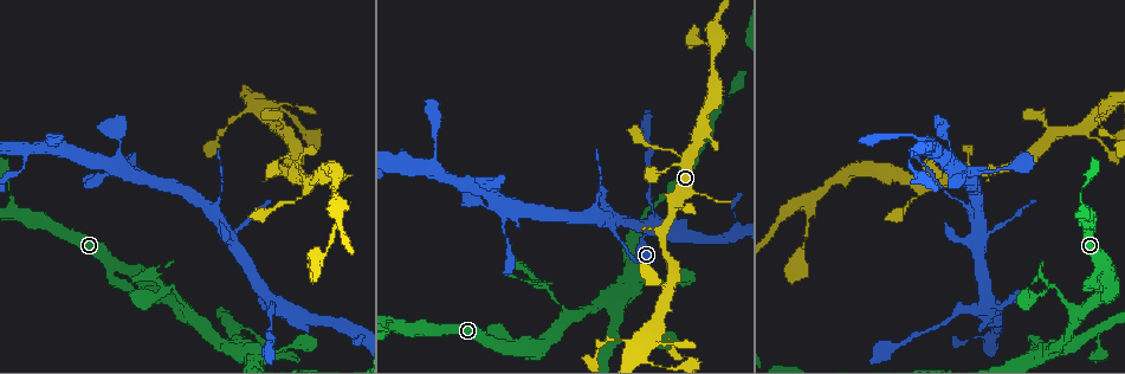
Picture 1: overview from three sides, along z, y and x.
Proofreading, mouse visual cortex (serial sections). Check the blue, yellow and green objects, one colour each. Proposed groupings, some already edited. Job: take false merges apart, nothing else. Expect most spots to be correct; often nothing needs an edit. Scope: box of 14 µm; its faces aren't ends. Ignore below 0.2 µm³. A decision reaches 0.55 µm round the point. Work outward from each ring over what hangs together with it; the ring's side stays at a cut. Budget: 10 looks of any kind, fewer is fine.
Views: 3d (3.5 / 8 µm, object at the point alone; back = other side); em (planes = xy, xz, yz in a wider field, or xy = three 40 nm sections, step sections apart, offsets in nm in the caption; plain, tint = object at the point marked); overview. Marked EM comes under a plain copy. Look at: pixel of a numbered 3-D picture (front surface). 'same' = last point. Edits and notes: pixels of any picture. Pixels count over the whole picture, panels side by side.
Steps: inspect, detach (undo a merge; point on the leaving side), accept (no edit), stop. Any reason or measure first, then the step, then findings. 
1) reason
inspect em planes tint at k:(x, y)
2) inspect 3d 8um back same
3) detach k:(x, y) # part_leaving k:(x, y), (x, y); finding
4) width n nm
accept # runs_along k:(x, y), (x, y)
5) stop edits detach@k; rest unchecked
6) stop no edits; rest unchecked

three arms meet
inspect 3d 3.5um back at 1:(278, 304)

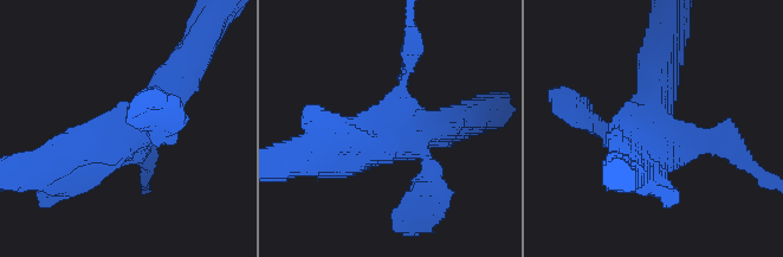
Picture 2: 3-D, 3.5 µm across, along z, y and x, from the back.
shape alone is not enough
inspect em planes tint at 2:(644, 134)

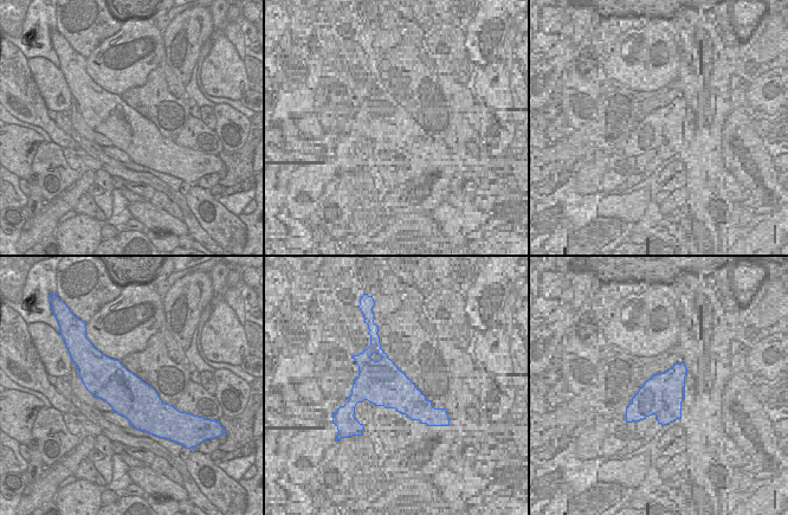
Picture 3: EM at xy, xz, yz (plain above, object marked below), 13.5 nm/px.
accept # runs_along 2:(164, 126), (150, 119), (63, 173); continuous, no second cell

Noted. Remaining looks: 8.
three arms meet
inspect 3d 3.5um at 1:(1055, 345)

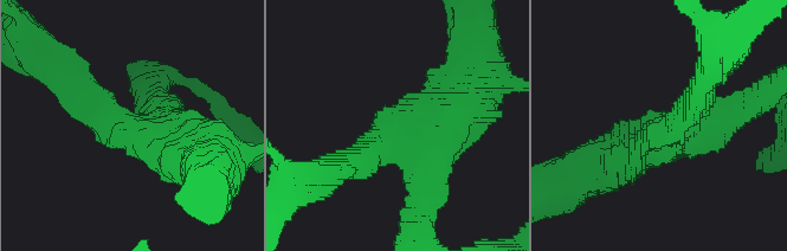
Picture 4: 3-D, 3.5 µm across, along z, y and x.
inspect em xy step 2 tint at 4:(409, 137)

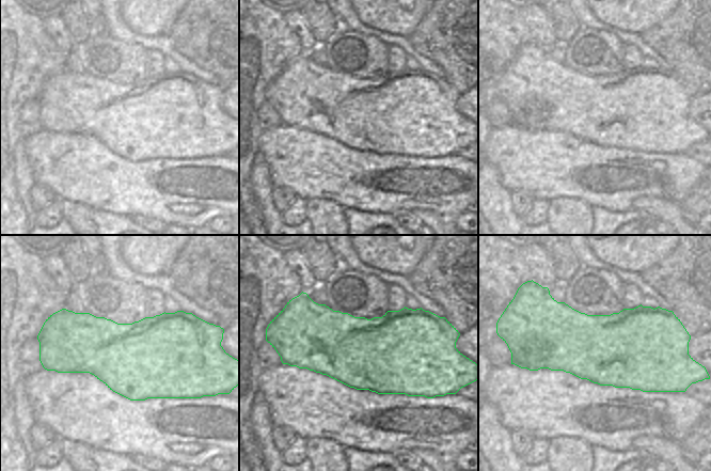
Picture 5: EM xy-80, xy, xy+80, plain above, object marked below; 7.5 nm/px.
arm_widths 400, 500, 600 nm
accept # runs_along 4:(348, 163), (432, 133), (469, 94); continuous, no second cell

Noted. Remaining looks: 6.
abrupt turn
inspect 3d 3.5um at 1:(1052, 287)

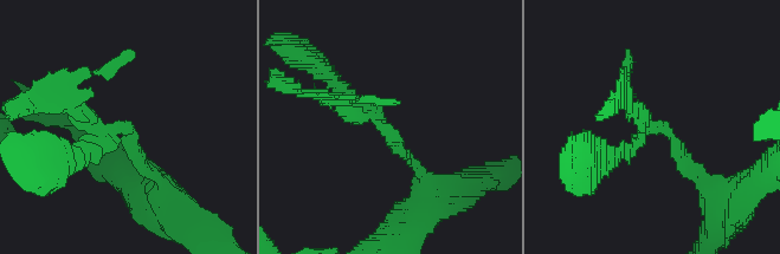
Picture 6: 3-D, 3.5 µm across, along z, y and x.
now the EM
inspect em planes tint at 6:(663, 126)

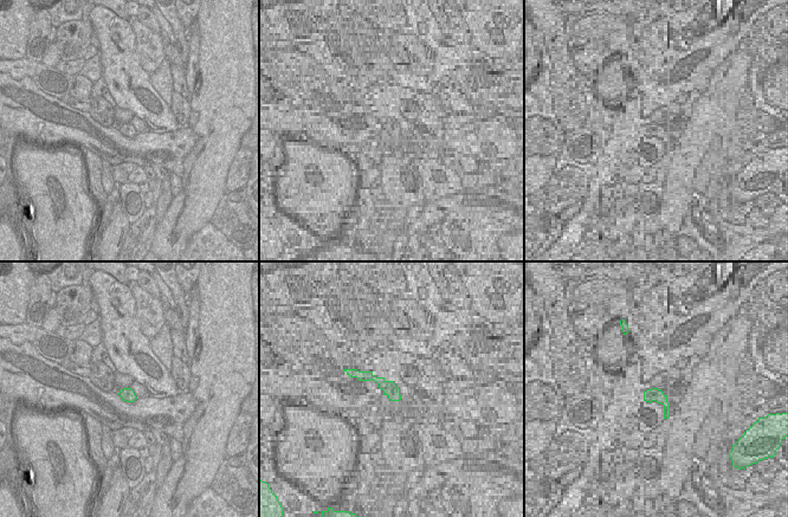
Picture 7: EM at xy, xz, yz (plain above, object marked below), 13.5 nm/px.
accept # runs_along 6:(425, 178), (378, 117), (337, 88); continuous, no second cell

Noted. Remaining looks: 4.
thick turns thin
inspect 3d 8um at 1:(500, 188)

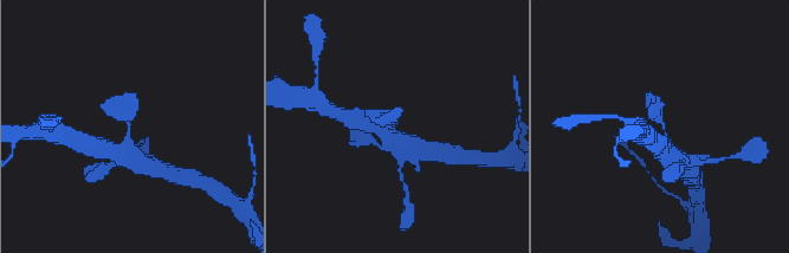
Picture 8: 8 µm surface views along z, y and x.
zoom in
inspect 3d 3.5um at 8:(130, 122)

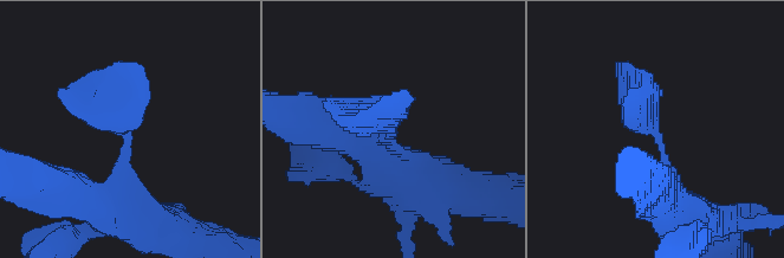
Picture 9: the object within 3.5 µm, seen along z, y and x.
inspect em planes tint at 9:(129, 132)

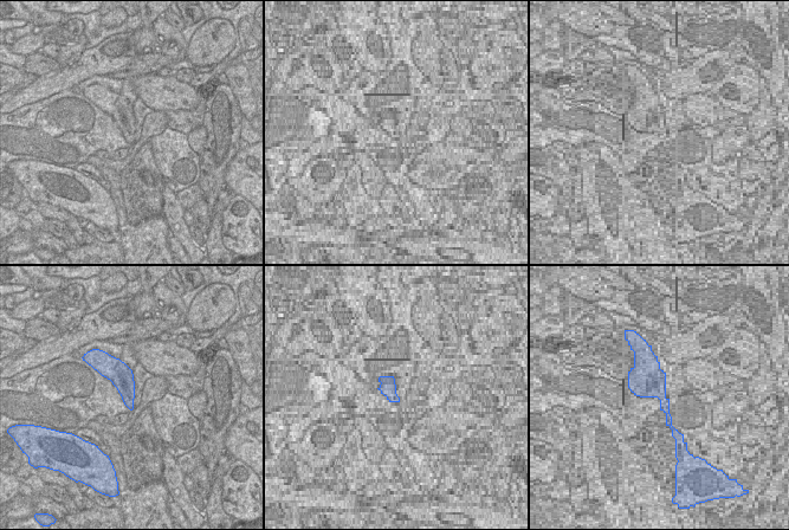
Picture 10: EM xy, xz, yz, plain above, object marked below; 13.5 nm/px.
accept # runs_along 9:(676, 205), (646, 96), (637, 100); one cell here

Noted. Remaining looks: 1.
stop no edits; rest unchecked

